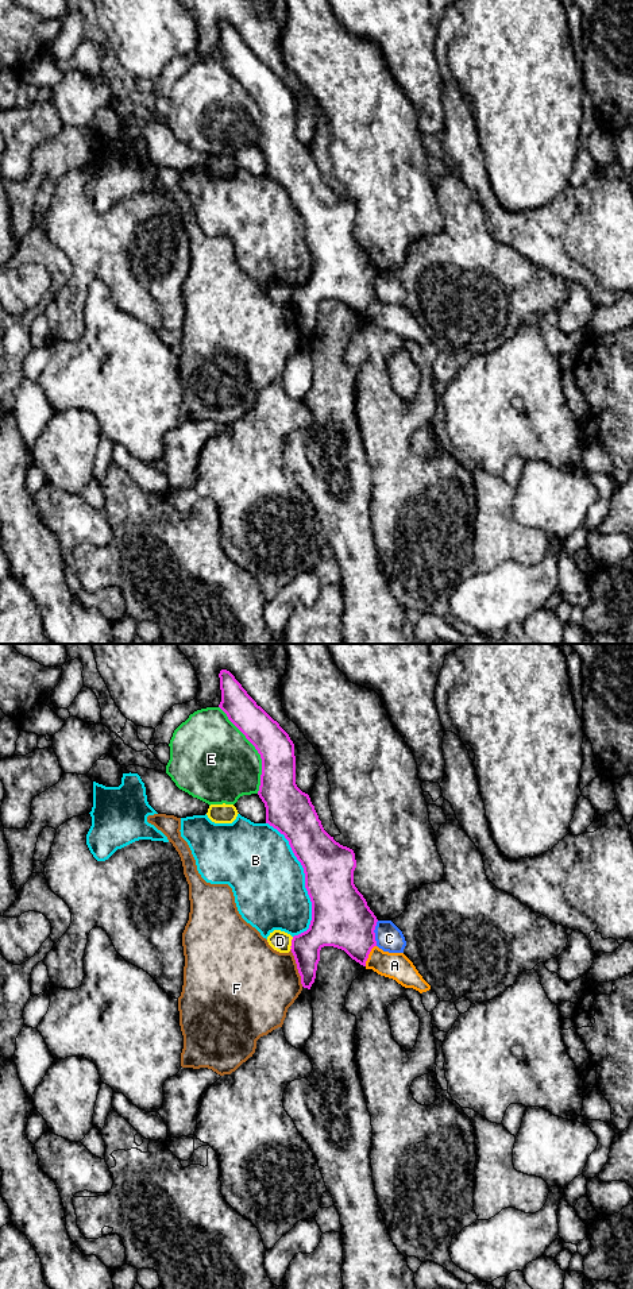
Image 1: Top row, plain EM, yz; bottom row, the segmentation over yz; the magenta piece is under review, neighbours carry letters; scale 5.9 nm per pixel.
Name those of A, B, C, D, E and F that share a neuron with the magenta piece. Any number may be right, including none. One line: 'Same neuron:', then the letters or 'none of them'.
Same neuron: none of them

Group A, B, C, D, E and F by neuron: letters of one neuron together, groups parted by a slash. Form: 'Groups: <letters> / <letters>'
Groups: A / B / C / D / E / F

